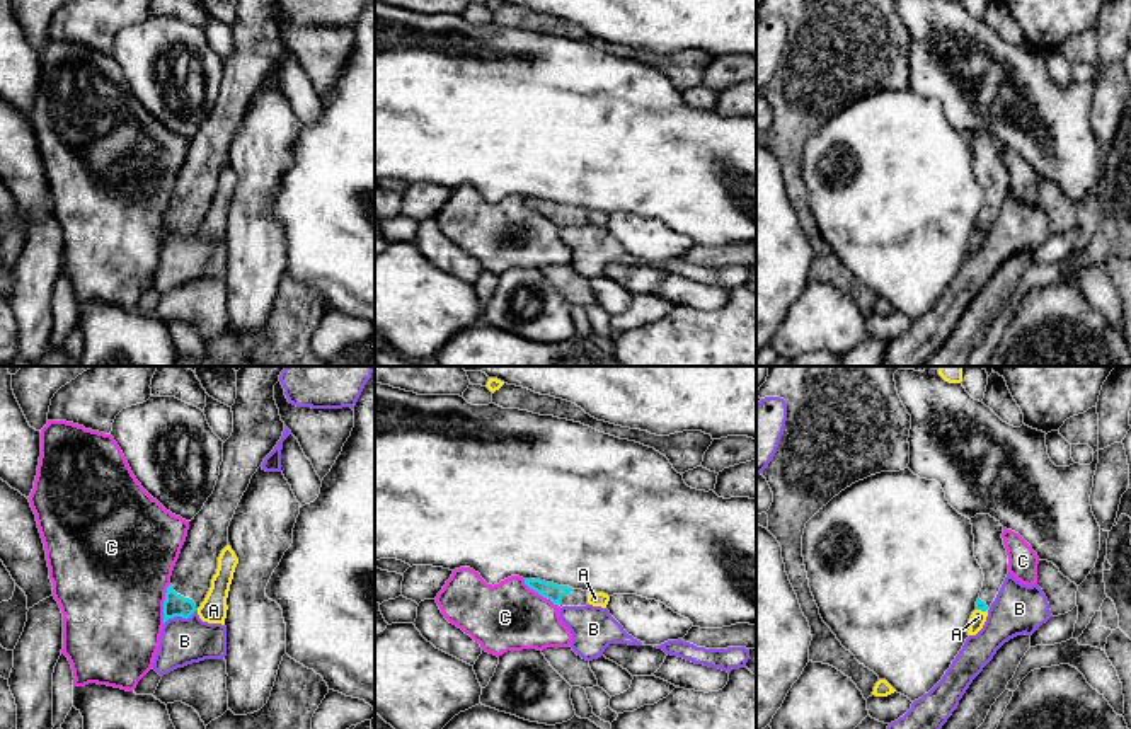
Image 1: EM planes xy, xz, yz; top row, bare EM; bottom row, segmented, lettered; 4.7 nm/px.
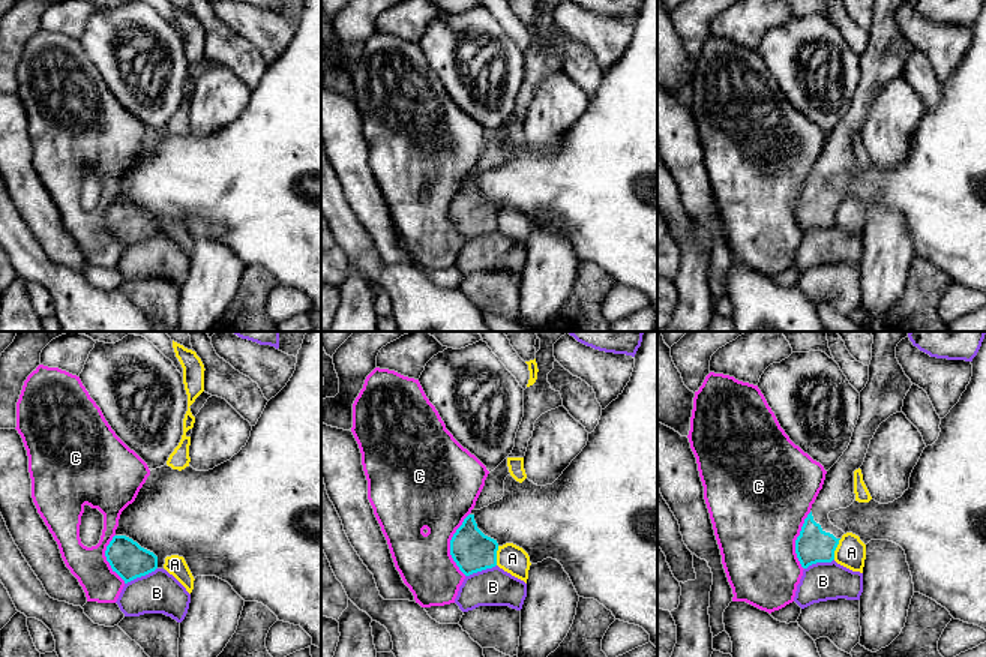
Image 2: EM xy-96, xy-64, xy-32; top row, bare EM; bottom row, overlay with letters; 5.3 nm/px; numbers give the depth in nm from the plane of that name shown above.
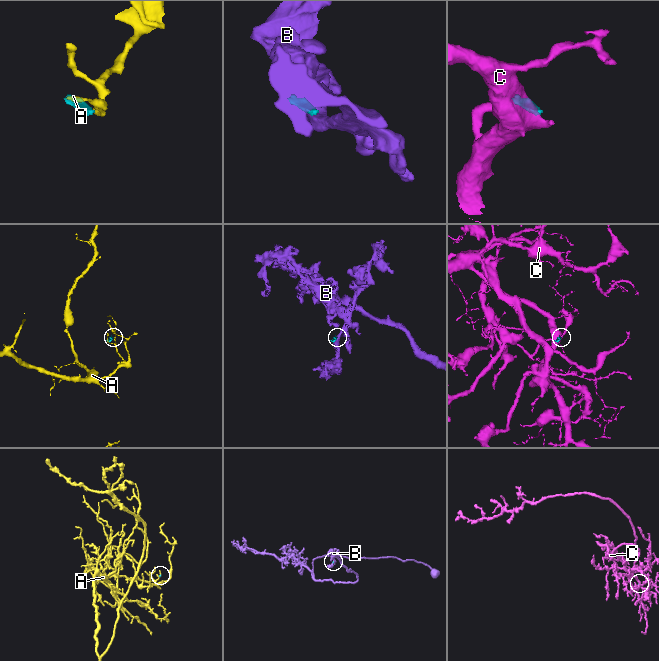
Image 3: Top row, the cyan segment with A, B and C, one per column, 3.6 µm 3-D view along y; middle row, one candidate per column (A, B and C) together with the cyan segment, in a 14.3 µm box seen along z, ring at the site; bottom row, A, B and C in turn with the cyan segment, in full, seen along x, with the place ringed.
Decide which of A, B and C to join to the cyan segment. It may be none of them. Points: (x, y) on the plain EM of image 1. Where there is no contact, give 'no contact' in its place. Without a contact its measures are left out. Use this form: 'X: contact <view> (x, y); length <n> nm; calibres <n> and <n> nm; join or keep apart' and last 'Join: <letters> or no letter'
A: contact yz (981, 229); length 60 nm; calibres 50 and 70 nm; keep apart
B: contact xy (179, 234); length 170 nm; calibres 110 and 220 nm; keep apart
C: contact xy (164, 222); length 190 nm; calibres 110 and 500 nm; keep apart
Join: no letter

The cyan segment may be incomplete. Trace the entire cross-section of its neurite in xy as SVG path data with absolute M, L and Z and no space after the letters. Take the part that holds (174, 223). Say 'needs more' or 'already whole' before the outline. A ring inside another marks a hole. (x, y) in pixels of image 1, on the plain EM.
needs more; M237 0L237 17L232 24L233 51L223 61L223 80L213 112L203 128L189 140L186 160L174 184L164 220L164 242L169 237L189 237L204 220L218 187L218 175L228 162L228 145L247 109L252 94L283 55L284 41L274 19L278 0Z

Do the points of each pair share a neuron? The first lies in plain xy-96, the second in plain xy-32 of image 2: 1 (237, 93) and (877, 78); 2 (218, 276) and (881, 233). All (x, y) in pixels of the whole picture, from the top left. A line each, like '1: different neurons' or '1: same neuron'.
1: different neurons
2: same neuron

